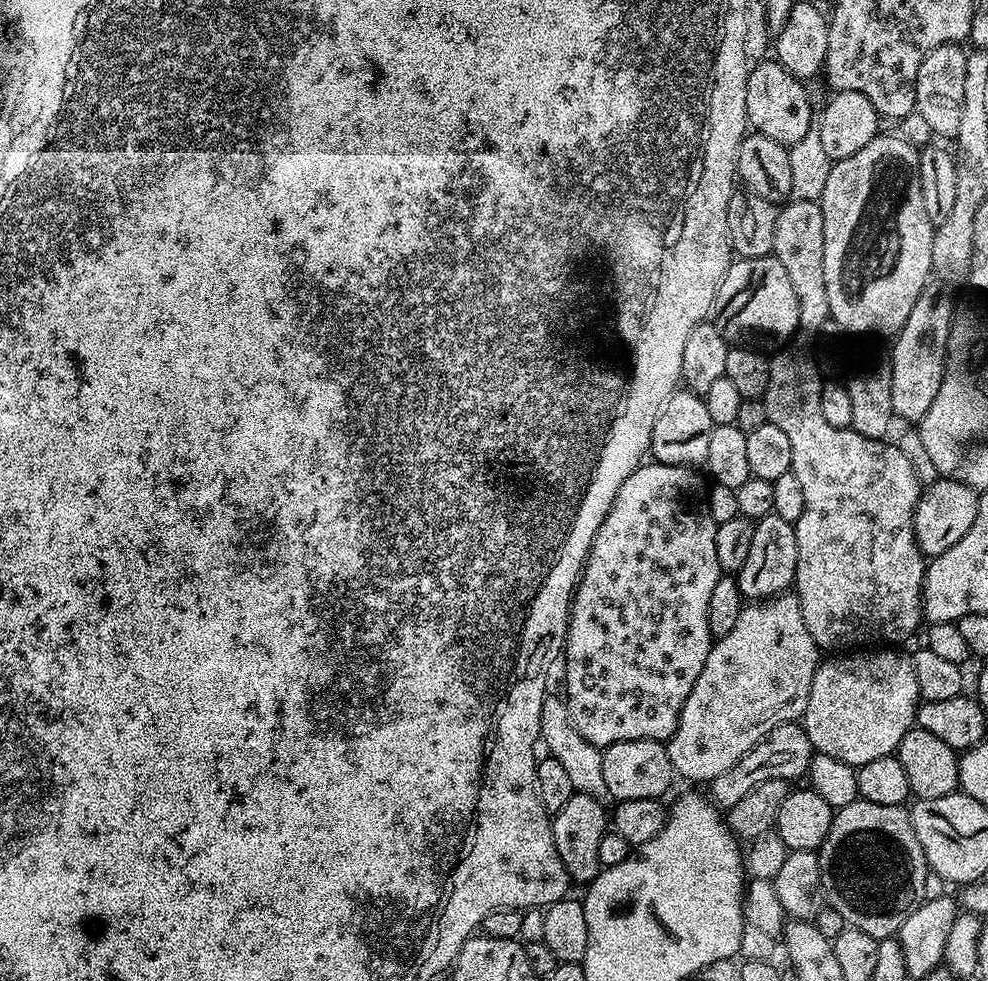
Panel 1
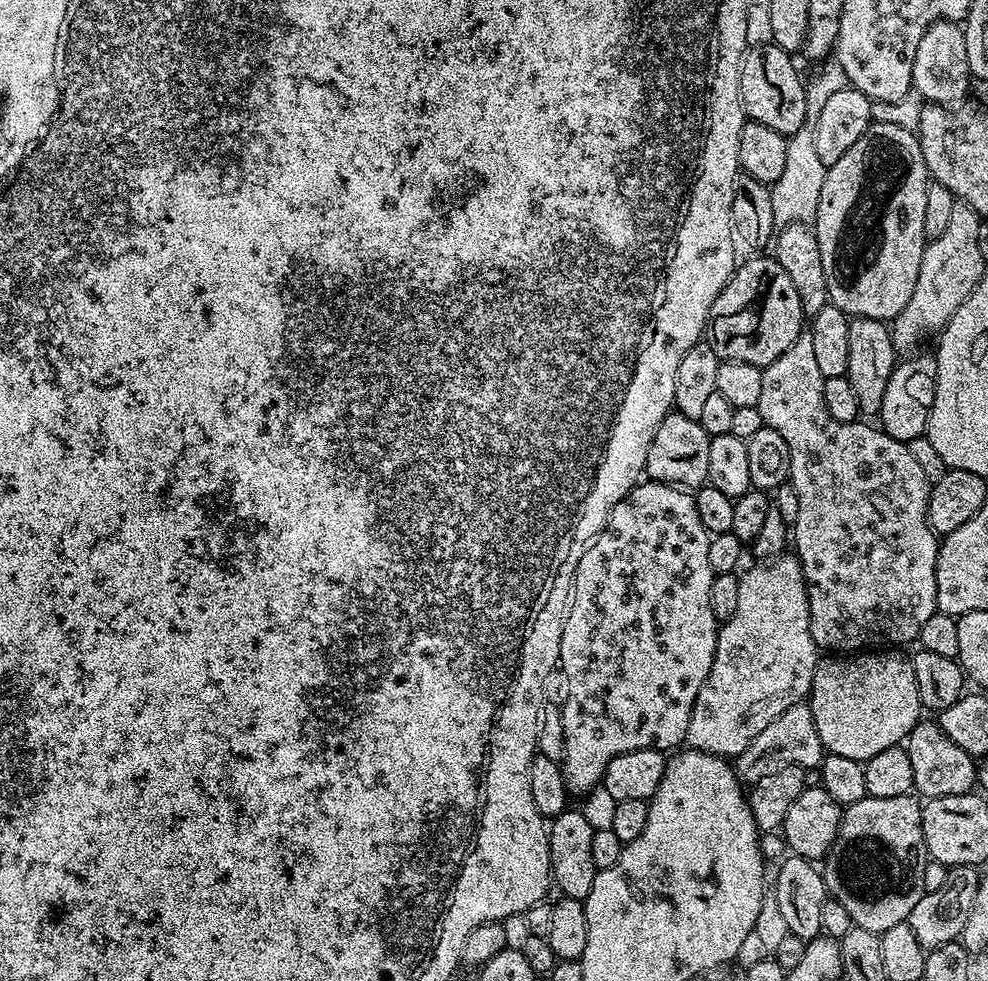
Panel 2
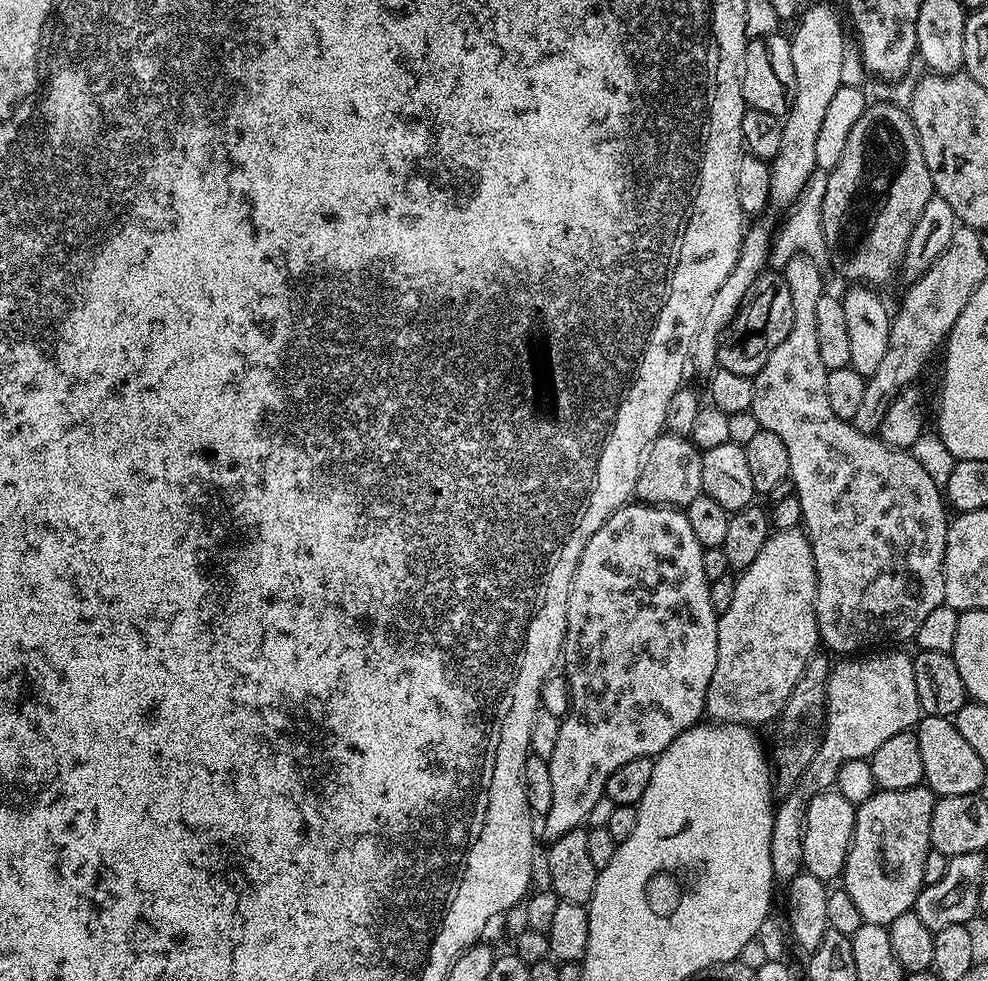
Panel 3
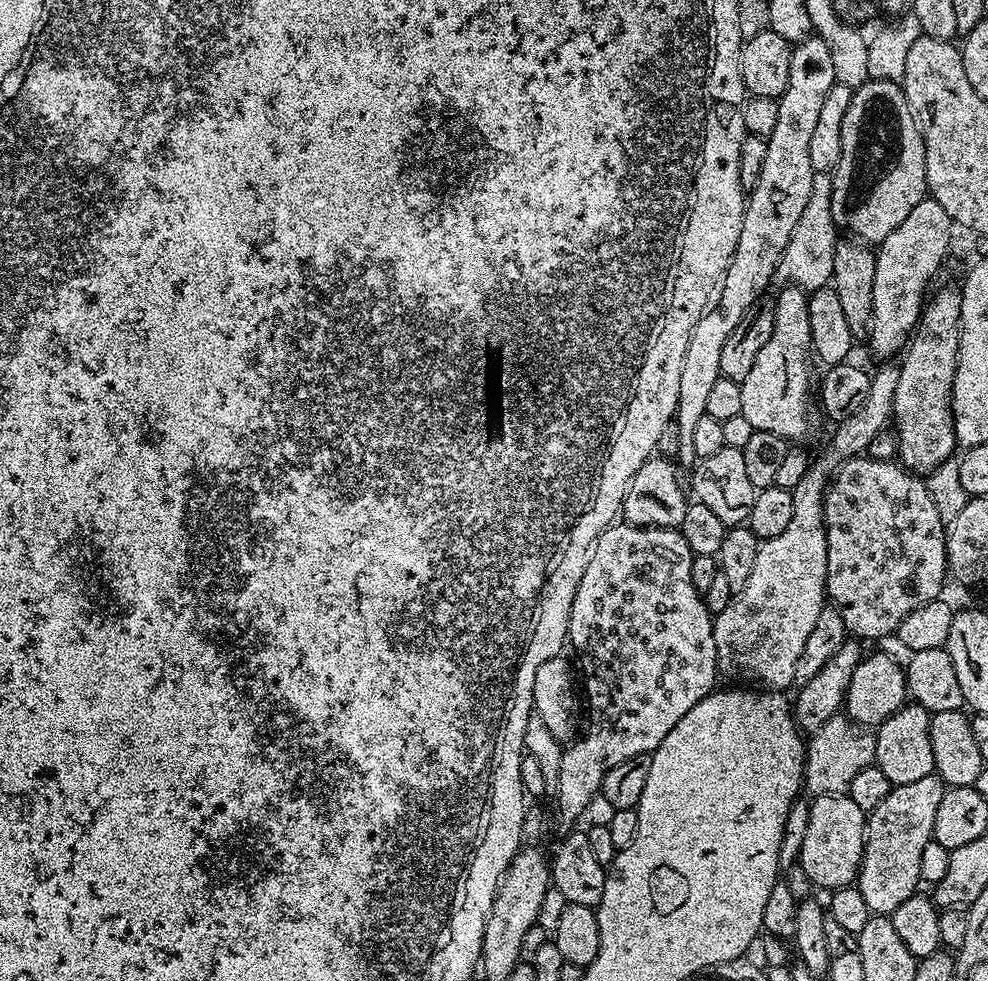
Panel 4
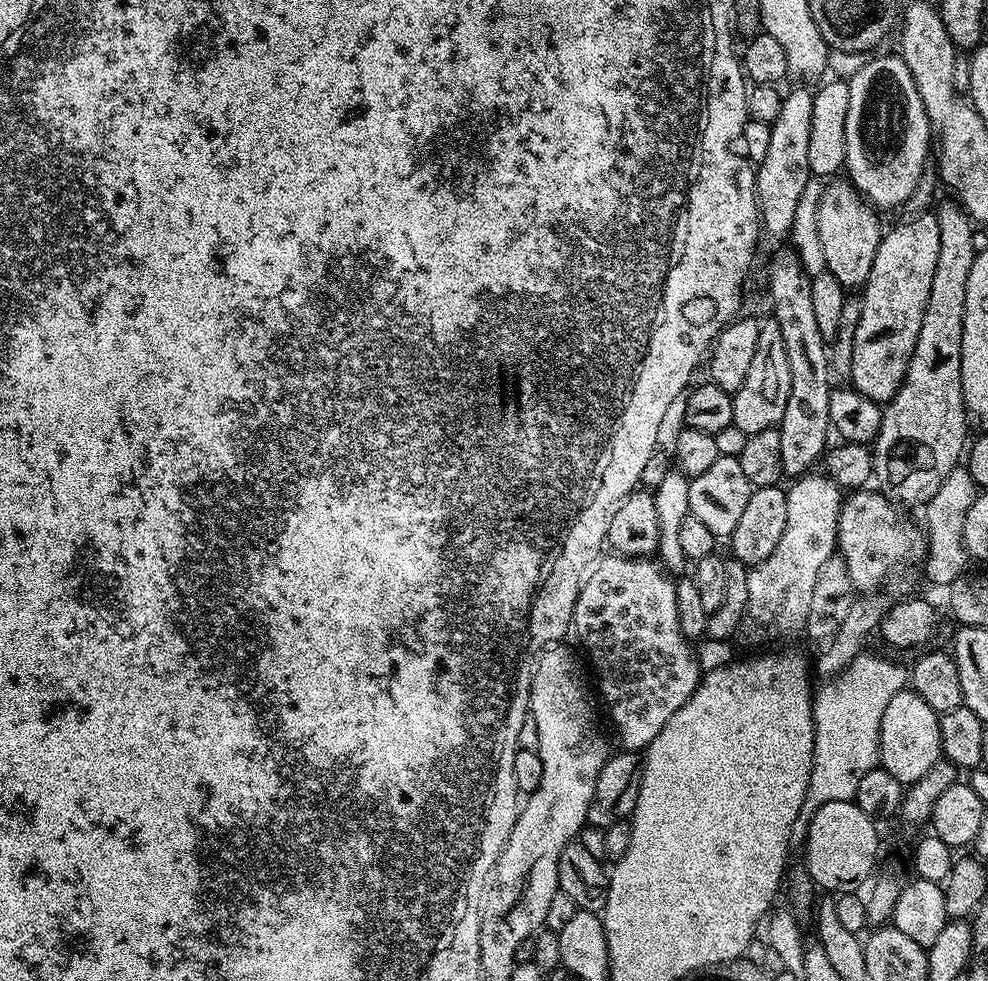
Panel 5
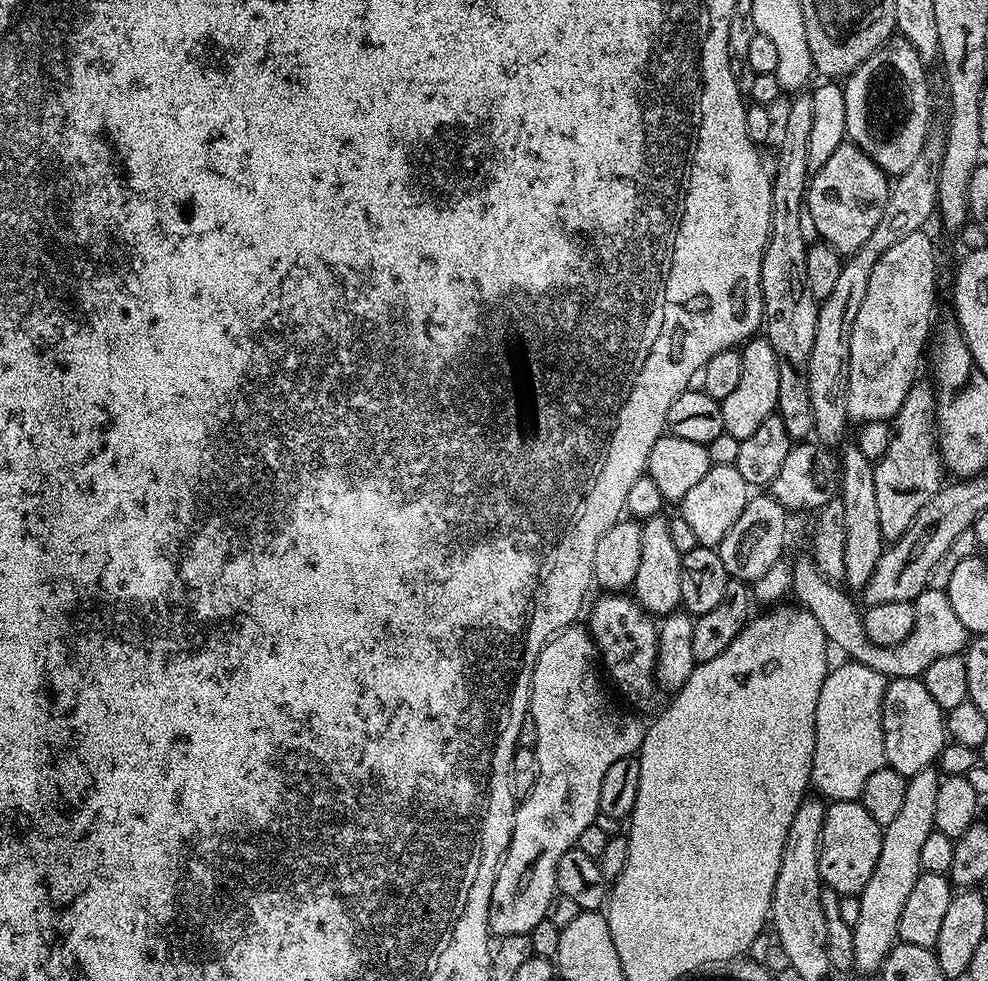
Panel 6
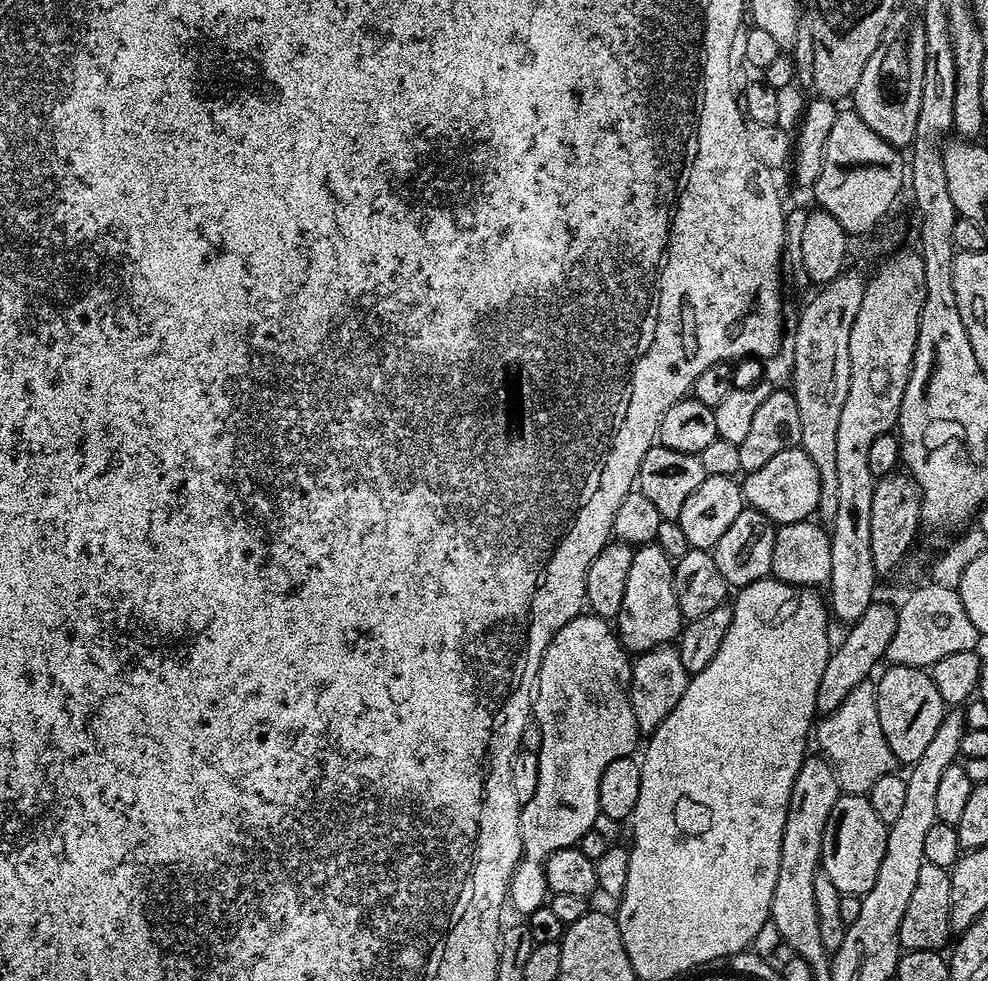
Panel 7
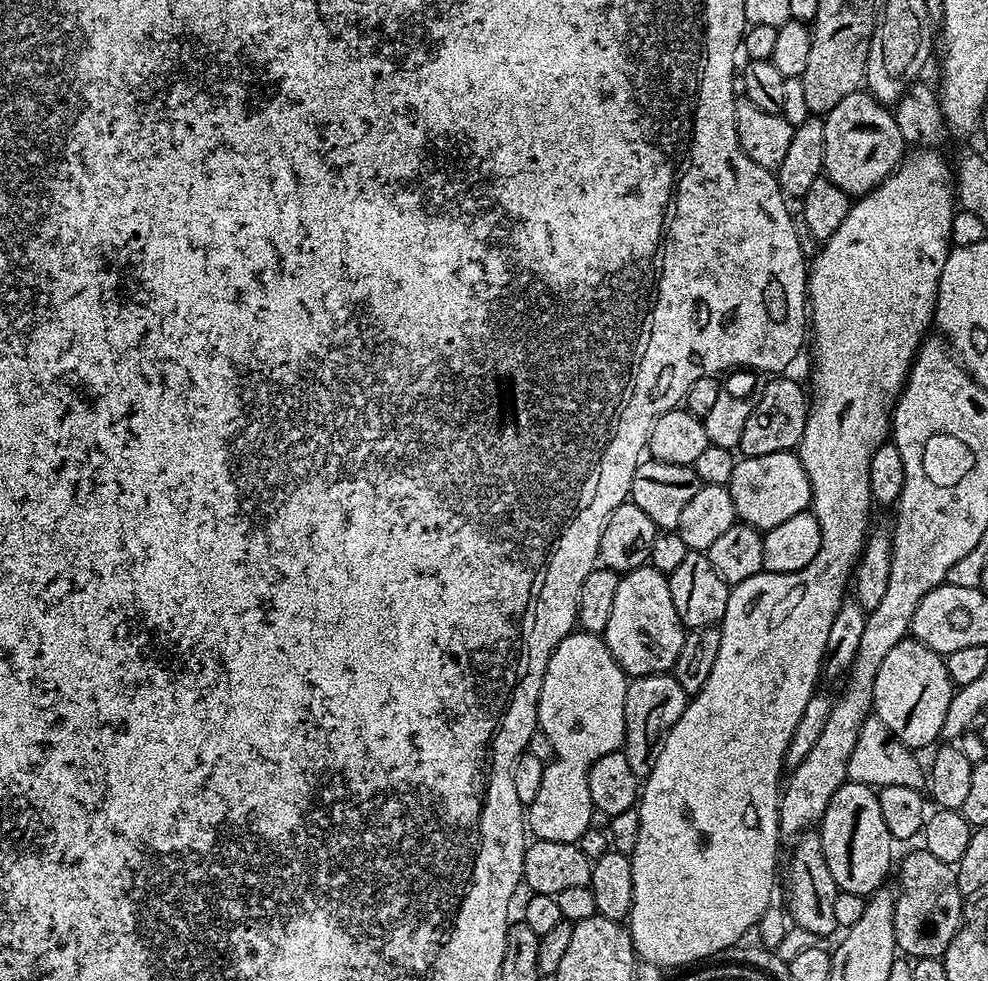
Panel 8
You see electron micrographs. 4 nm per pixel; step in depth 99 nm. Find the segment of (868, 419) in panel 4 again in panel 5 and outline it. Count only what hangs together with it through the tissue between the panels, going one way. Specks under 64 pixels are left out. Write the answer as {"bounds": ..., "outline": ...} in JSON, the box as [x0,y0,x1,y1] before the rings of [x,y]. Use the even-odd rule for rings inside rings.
{"bounds":[739,474,842,646],"outline":[[[805,474],[791,481],[792,485],[787,485],[786,491],[786,530],[782,530],[782,539],[779,540],[778,546],[774,546],[774,554],[770,554],[770,558],[763,560],[761,564],[755,565],[748,573],[748,585],[750,586],[750,598],[748,599],[748,609],[744,615],[744,623],[740,625],[739,635],[744,635],[744,640],[748,644],[768,644],[764,646],[780,646],[783,640],[792,640],[796,635],[803,633],[807,626],[807,615],[810,614],[810,600],[813,597],[814,584],[817,581],[818,572],[822,570],[822,566],[826,565],[826,560],[830,559],[837,551],[836,531],[838,530],[838,518],[840,517],[840,506],[842,503],[842,489],[840,485],[835,484],[832,477],[827,474],[821,476],[812,476],[813,474]]]}

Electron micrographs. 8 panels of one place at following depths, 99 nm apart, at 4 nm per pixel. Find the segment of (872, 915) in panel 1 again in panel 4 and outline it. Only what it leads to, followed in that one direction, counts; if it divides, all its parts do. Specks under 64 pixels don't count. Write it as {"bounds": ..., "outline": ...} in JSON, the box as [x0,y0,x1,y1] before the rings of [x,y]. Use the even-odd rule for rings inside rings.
{"bounds":[858,775,946,914],"outline":[[[930,775],[915,782],[897,784],[882,798],[879,806],[867,813],[864,834],[864,857],[860,863],[858,886],[866,906],[874,914],[890,914],[906,902],[906,898],[917,895],[921,887],[920,865],[922,850],[931,842],[934,818],[938,815],[938,805],[946,791],[941,776]]]}

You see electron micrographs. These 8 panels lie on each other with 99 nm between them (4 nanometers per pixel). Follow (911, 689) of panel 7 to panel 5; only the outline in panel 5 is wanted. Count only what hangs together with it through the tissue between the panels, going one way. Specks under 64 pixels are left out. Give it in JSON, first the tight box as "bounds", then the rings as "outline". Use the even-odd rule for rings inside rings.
{"bounds":[880,690,942,785],"outline":[[[905,690],[894,694],[886,705],[886,714],[882,714],[882,730],[880,731],[880,763],[902,785],[913,784],[934,766],[934,762],[942,759],[940,750],[940,717],[918,694]]]}

